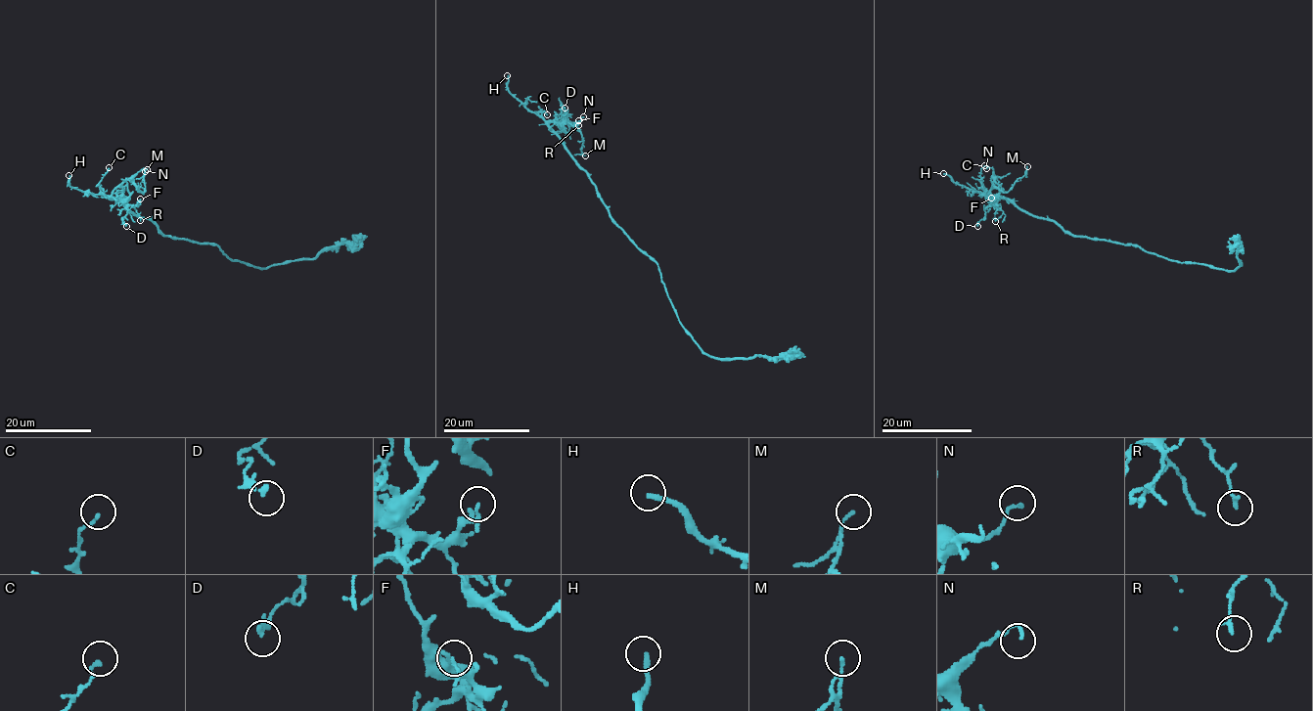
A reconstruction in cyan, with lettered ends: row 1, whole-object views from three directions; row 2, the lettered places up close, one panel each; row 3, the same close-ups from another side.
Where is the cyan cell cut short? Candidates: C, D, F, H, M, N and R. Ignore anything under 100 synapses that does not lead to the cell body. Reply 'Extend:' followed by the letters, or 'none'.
Extend: H

